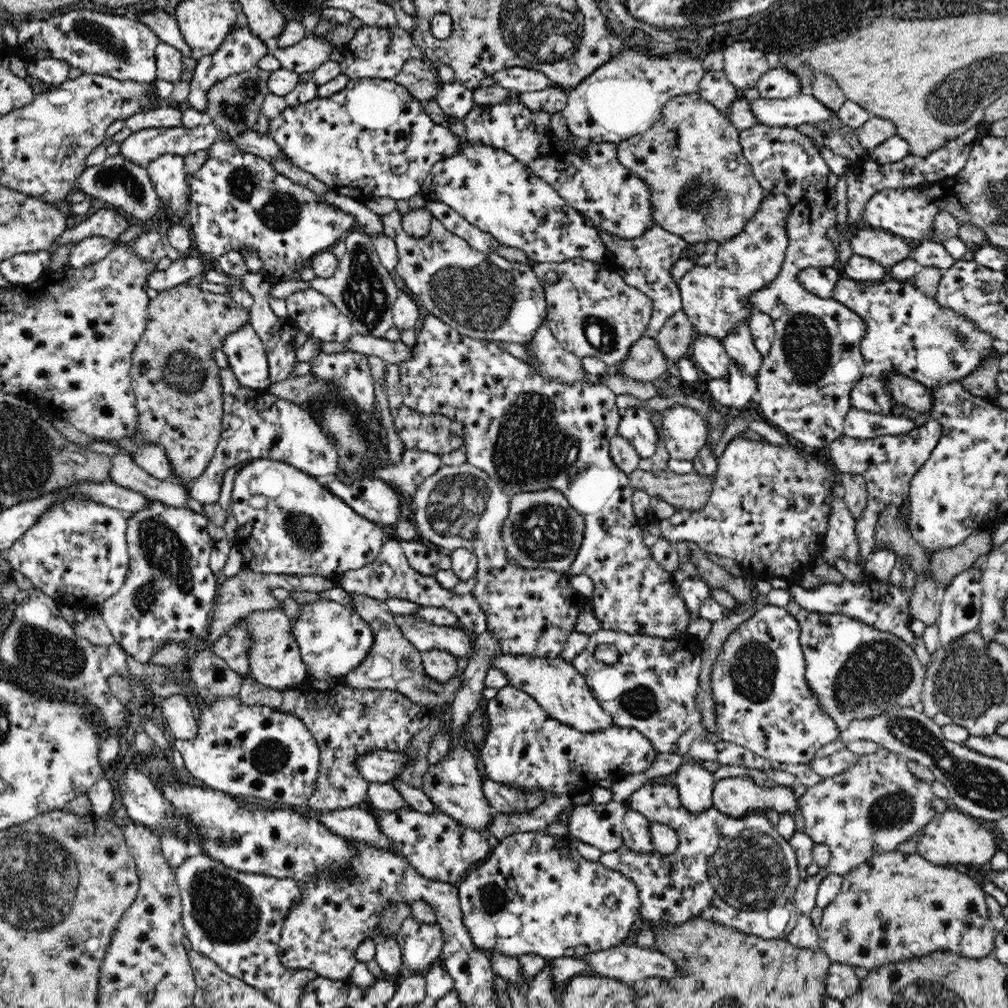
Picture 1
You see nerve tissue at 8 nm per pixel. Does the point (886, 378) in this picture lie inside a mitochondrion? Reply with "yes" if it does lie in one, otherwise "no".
no

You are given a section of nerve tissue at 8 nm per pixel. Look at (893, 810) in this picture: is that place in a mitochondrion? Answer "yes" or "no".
yes

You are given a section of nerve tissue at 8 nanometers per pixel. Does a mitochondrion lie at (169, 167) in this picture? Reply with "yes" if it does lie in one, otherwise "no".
no

